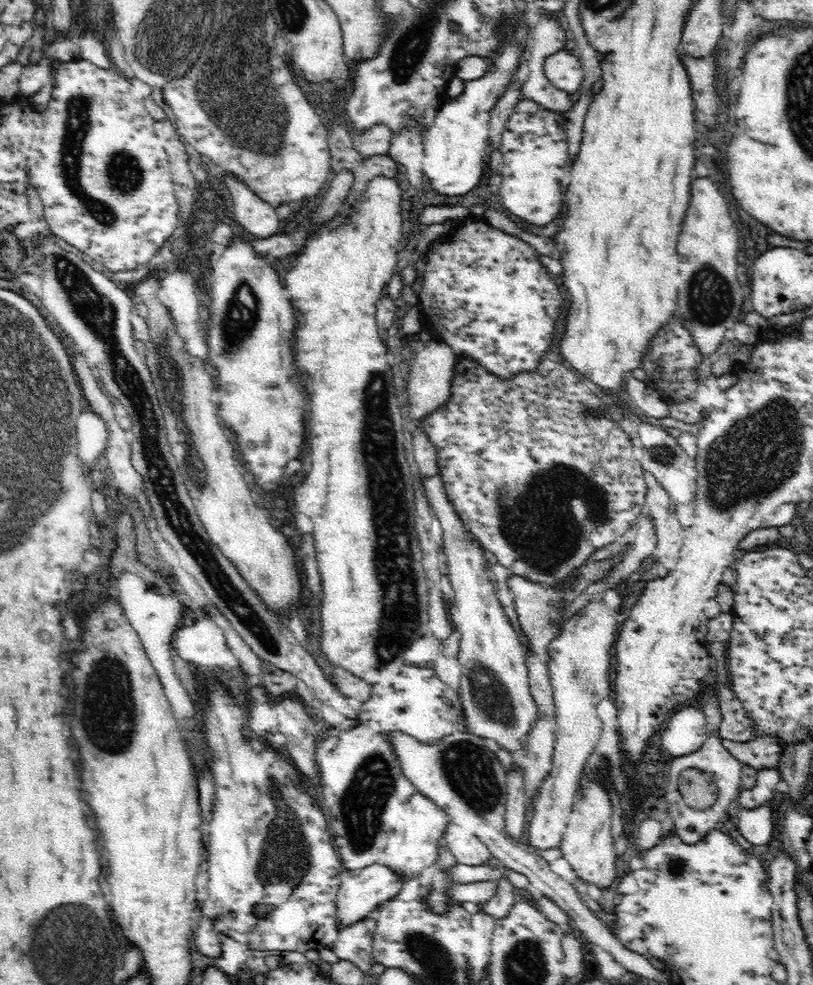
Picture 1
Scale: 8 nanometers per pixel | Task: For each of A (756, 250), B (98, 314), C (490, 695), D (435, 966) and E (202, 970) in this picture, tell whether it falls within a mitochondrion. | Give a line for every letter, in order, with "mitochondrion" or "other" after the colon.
A: other
B: mitochondrion
C: mitochondrion
D: mitochondrion
E: other

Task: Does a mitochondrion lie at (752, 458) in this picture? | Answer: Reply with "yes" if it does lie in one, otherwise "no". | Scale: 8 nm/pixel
yes

